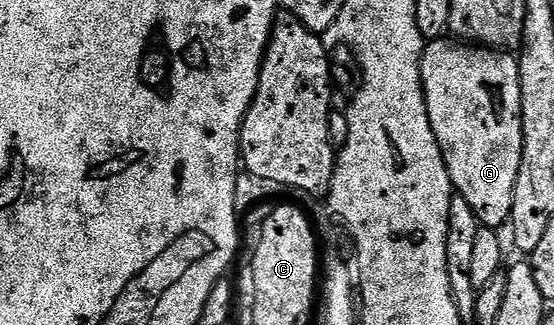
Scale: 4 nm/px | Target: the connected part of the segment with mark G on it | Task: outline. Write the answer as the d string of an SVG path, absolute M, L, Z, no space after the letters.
M444 36L424 45L419 71L429 124L437 136L454 193L469 200L482 225L506 227L523 151L518 57Z

